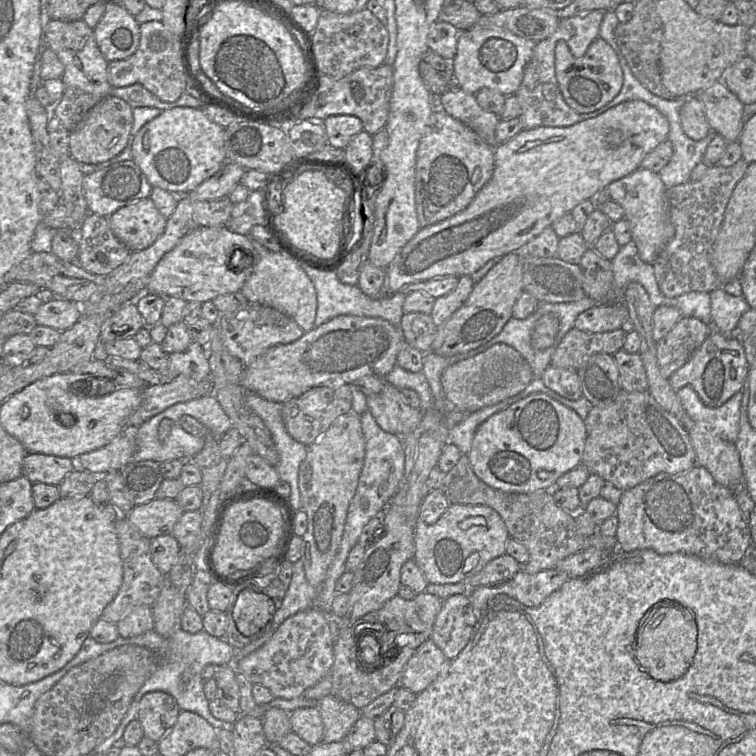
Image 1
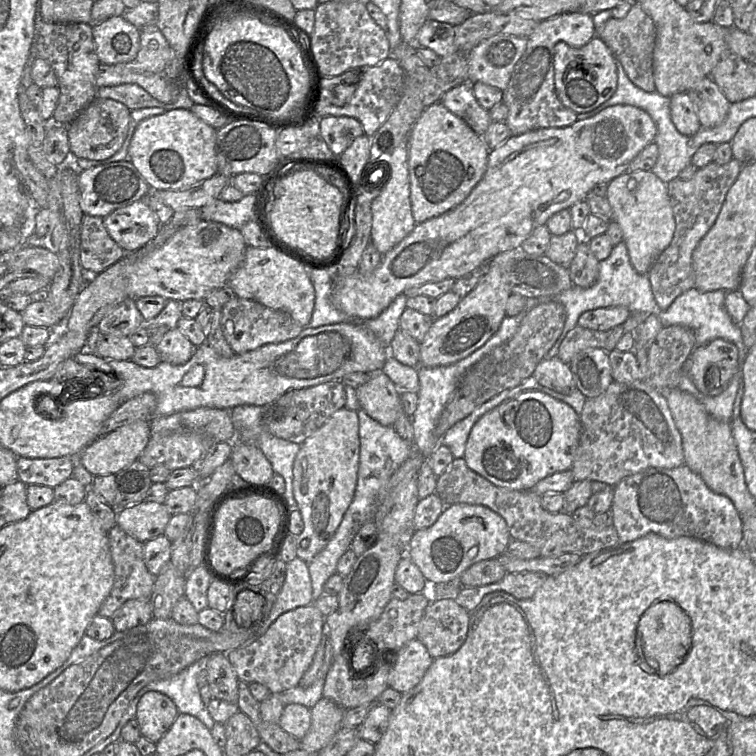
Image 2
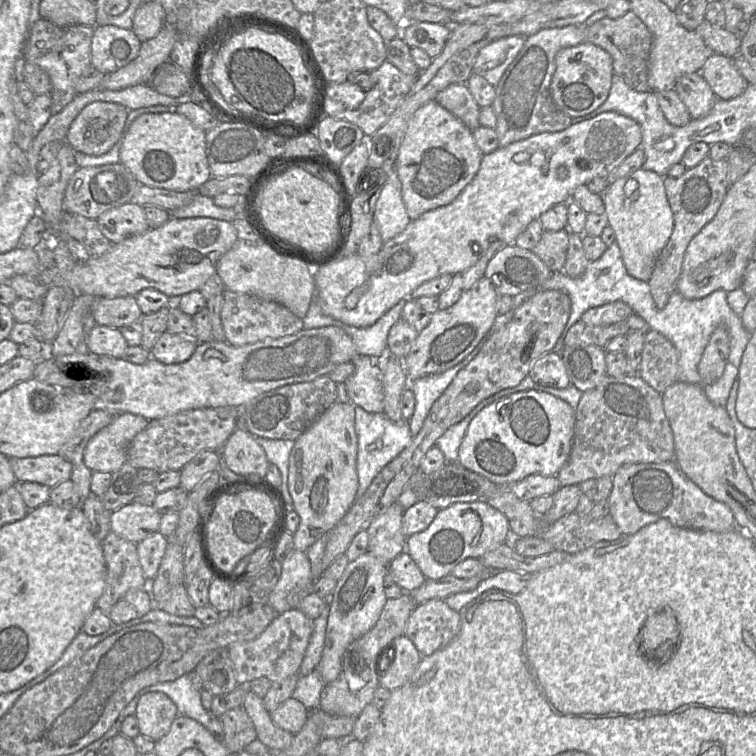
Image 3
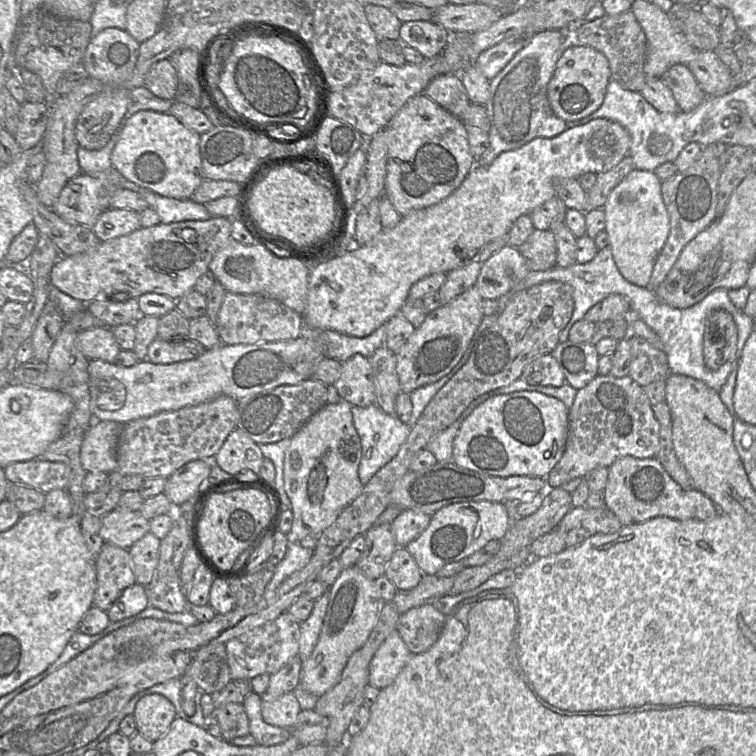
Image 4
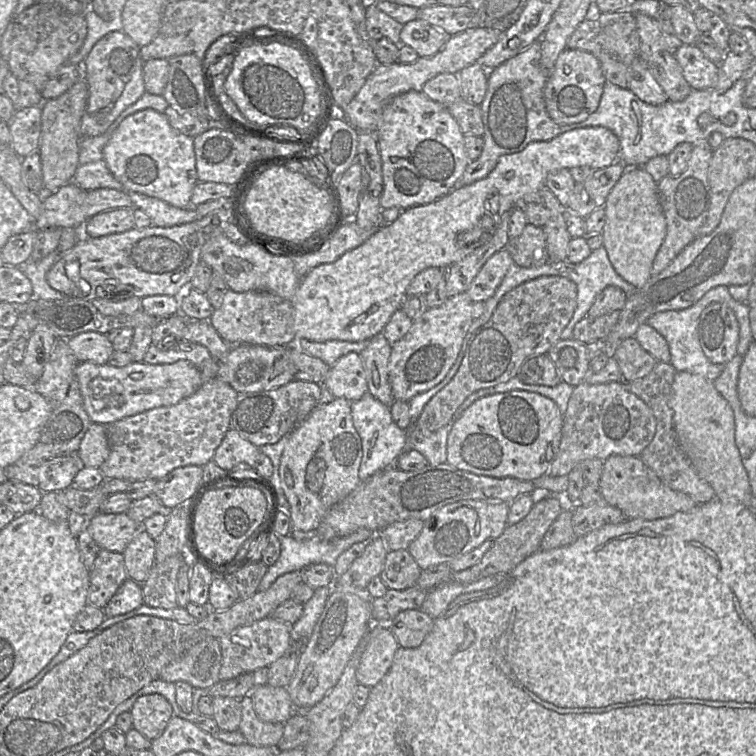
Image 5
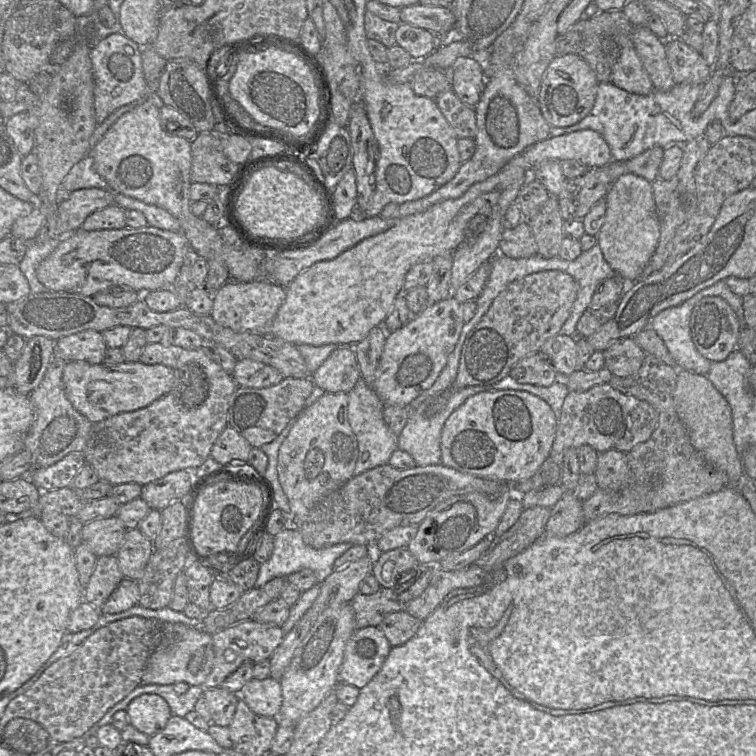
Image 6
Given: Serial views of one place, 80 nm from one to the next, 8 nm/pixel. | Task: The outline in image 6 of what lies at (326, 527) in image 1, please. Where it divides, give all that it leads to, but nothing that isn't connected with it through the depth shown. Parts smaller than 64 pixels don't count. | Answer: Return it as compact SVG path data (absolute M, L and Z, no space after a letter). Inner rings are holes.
M326 392L296 417L288 436L280 446L278 477L295 521L305 520L320 499L354 476L360 451L348 420L348 403L348 393Z

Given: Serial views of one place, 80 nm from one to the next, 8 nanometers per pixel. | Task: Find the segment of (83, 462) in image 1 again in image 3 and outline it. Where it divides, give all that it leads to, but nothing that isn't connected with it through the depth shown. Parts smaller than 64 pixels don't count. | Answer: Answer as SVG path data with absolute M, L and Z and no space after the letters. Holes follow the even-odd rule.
M122 413L100 429L84 449L84 463L92 472L113 473L126 462L127 448L132 439L149 423L145 417Z

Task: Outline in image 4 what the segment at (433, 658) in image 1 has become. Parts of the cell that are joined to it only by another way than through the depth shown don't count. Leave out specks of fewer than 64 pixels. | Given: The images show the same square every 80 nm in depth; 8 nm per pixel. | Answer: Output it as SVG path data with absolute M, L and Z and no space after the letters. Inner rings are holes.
M393 631L380 645L369 665L370 685L383 689L393 683L411 656L403 639Z

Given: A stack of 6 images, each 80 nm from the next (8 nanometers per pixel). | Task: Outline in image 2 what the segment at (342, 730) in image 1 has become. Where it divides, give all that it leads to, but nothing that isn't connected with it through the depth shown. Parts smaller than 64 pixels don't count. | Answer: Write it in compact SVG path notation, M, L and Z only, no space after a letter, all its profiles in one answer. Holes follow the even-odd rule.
M322 697L311 708L311 725L300 740L300 749L314 753L324 748L342 729L344 711L332 700Z

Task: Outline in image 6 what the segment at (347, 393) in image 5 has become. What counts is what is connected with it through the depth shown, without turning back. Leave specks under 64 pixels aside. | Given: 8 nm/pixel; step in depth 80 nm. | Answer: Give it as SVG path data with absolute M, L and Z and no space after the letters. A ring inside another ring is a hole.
M339 347L311 375L313 383L329 393L353 389L361 373L353 348Z

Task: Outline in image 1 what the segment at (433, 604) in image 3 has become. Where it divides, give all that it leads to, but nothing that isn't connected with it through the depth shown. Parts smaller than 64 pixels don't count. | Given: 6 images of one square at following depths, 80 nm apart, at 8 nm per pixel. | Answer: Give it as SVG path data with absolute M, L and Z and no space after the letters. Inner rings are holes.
M467 594L449 596L443 600L430 640L446 659L454 659L467 645L477 621L478 613Z

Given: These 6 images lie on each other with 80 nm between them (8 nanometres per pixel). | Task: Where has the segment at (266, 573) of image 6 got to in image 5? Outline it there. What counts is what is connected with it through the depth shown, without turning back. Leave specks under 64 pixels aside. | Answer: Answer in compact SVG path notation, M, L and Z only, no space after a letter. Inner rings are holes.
M363 528L333 539L323 539L318 535L305 540L297 540L291 534L280 536L280 557L268 567L258 590L265 591L283 574L302 570L312 564L325 563L334 566L342 552L357 542L367 543L376 534L373 530Z

